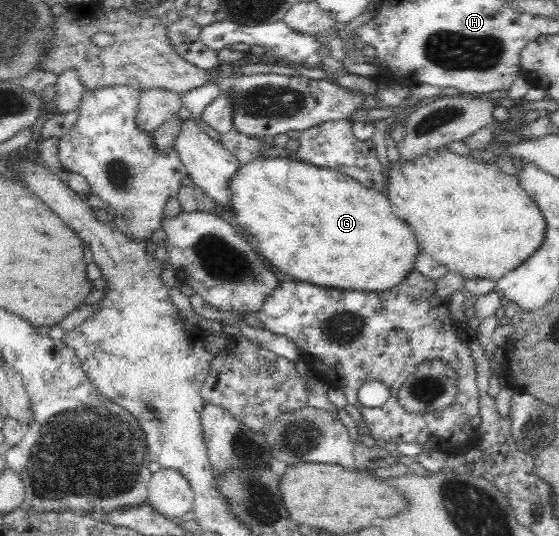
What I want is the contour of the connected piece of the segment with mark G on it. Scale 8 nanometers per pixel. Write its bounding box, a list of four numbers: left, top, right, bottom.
[228,155,420,291]

